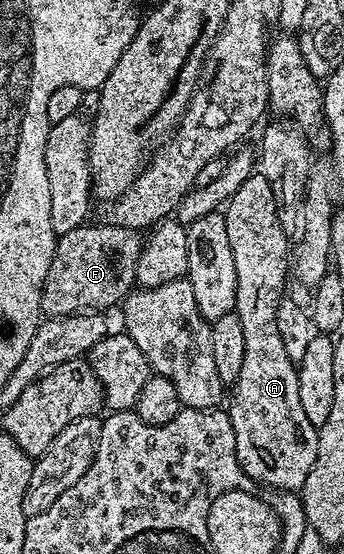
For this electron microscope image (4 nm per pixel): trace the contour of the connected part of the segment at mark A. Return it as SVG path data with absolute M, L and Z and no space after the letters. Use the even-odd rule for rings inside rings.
M252 174L245 184L241 184L239 191L227 199L224 220L236 265L236 304L233 313L241 320L241 329L245 331L245 361L241 364L241 376L237 376L233 383L232 390L235 391L229 394L229 413L237 440L237 460L244 472L260 487L299 492L305 484L305 476L309 476L309 468L313 468L313 460L317 460L319 431L309 416L305 416L305 408L301 408L301 395L297 393L297 363L289 360L285 344L281 341L281 332L277 328L277 312L279 302L285 296L283 285L287 282L287 274L289 278L289 235L278 218L273 188L263 174Z

